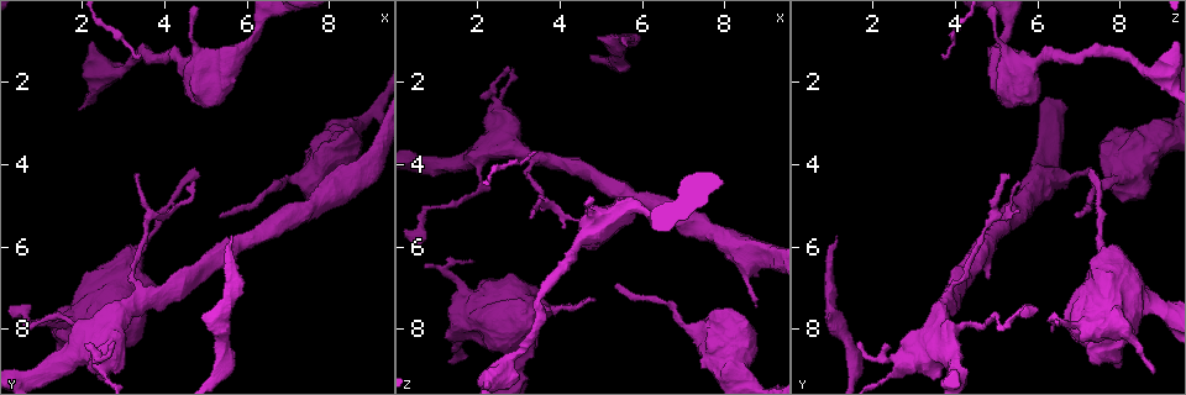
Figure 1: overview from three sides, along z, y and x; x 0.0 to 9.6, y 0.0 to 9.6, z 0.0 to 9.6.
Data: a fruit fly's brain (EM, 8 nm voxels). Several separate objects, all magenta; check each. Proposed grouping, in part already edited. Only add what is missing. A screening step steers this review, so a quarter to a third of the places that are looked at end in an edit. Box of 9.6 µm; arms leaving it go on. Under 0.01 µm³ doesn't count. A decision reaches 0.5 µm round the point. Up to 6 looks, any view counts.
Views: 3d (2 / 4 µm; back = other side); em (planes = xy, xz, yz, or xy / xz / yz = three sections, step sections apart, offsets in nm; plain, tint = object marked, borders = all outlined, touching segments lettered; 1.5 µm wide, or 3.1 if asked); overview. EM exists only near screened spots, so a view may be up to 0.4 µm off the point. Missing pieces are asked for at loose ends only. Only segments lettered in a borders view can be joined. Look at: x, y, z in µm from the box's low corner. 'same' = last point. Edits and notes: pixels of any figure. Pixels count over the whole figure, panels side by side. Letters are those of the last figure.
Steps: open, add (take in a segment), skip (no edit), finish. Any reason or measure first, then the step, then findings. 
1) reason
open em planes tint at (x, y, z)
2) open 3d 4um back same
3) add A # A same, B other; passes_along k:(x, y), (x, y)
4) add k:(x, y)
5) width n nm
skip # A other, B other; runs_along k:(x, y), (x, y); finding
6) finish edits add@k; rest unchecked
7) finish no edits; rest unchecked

open em xz step 4 tint at (0.65, 7.90, 6.50)

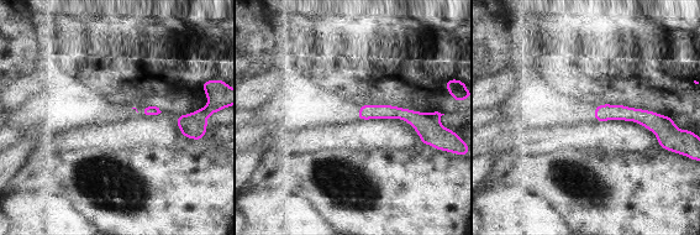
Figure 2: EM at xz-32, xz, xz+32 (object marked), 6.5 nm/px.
another direction
open em planes borders same

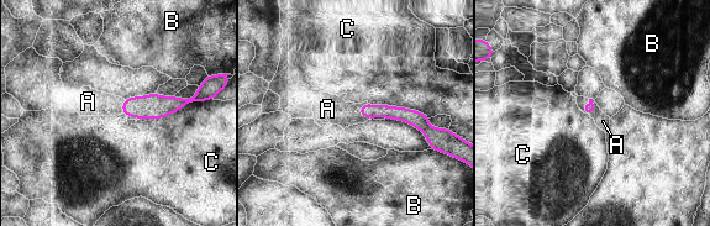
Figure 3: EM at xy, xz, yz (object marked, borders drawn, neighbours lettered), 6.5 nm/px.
add A # A same, B other, C other; it goes on there

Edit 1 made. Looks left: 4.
open overview

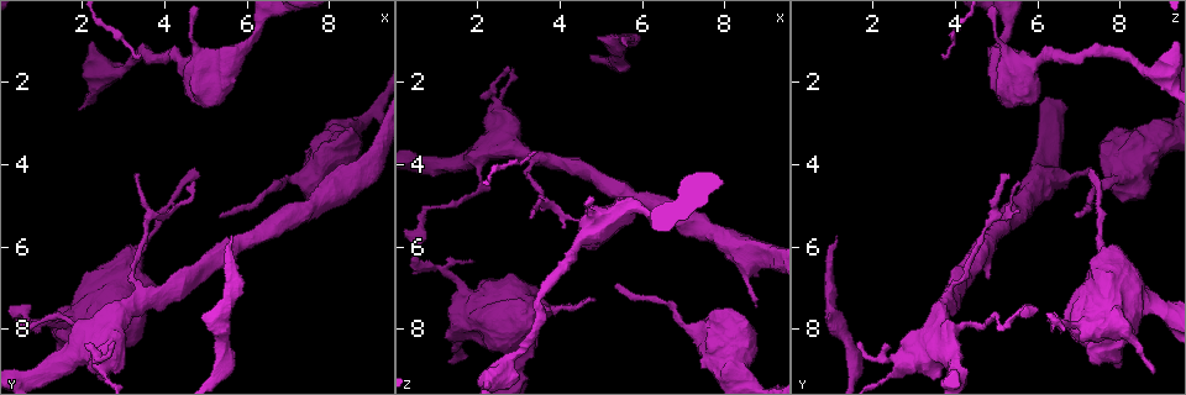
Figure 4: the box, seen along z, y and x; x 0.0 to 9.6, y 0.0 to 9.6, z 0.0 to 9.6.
branch stops here
open 3d 4um at (3.35, 5.95, 7.90)

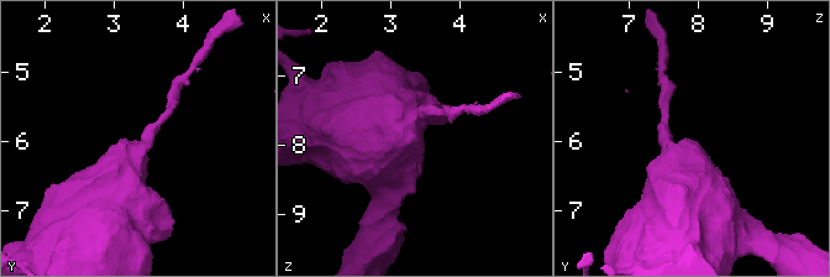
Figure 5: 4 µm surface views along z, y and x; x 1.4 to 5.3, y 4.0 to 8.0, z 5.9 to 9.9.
open em xy step 4 borders at (3.35, 5.95, 7.85)

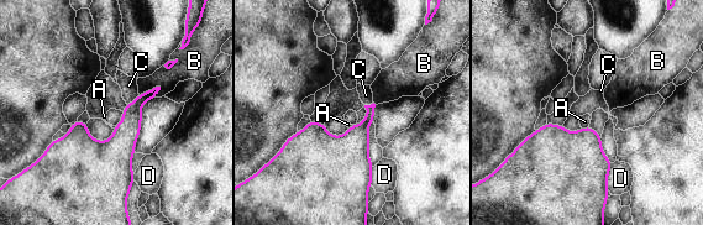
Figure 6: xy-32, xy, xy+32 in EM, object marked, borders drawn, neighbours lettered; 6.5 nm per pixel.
open em planes borders same

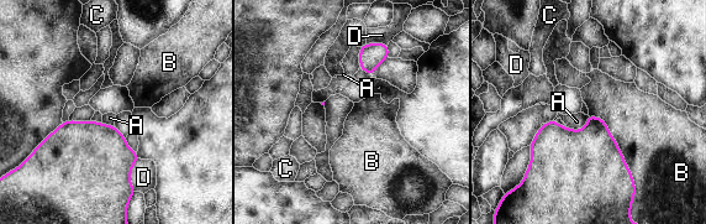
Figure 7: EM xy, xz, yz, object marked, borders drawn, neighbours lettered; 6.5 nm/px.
skip # A other, B other, C other, D other; border 7:(589, 114), (606, 123), (635, 182); no lettered segment goes on from it

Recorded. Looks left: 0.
finish edits add@3; rest unchecked

